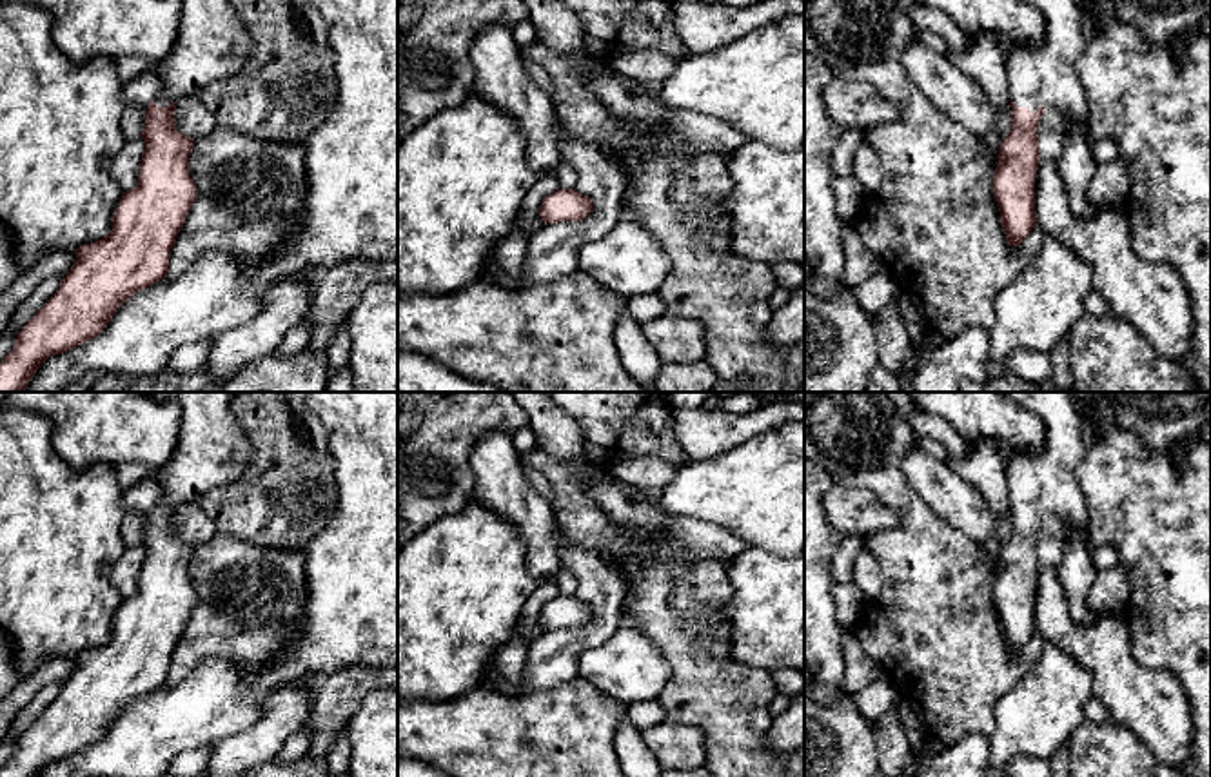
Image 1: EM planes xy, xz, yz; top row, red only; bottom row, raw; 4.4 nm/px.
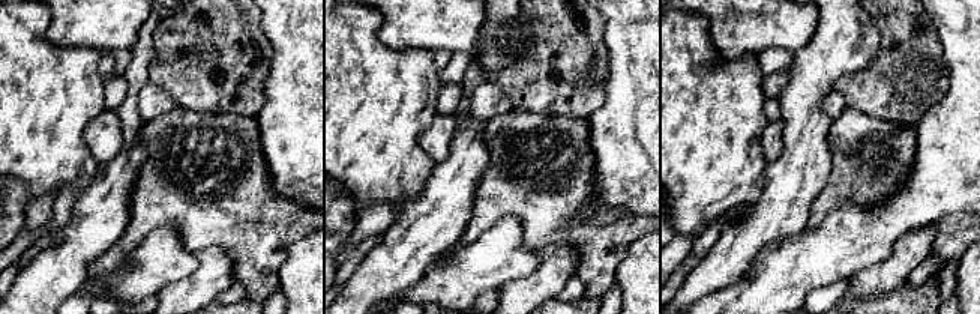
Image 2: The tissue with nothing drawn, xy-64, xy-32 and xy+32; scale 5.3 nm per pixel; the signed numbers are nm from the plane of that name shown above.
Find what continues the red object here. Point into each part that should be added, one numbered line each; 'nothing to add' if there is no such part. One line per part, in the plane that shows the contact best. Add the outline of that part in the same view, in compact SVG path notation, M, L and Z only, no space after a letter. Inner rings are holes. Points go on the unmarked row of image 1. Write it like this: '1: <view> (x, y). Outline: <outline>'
1: yz (1046, 483). Outline: M1000 392L1000 394L1017 403L1020 408L1033 412L1044 425L1044 447L1040 448L1039 454L1031 456L1028 450L1017 448L1006 461L1004 476L1008 483L1009 508L1013 508L1017 514L1028 514L1031 519L1042 514L1042 516L1057 516L1066 523L1066 526L1069 528L1069 539L1064 548L1064 557L1057 566L1057 574L1066 590L1073 619L1078 623L1098 621L1109 614L1100 614L1088 606L1088 594L1091 585L1095 583L1098 570L1093 565L1093 543L1089 536L1088 503L1077 481L1077 468L1088 452L1082 436L1082 414L1078 403L1071 396L1071 392Z

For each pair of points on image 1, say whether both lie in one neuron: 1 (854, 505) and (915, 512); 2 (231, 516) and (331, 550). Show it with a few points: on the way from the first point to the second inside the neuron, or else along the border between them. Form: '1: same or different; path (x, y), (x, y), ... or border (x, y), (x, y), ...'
1: different; border (859, 487), (892, 507), (901, 523)
2: different; border (333, 507), (331, 520), (302, 549)

